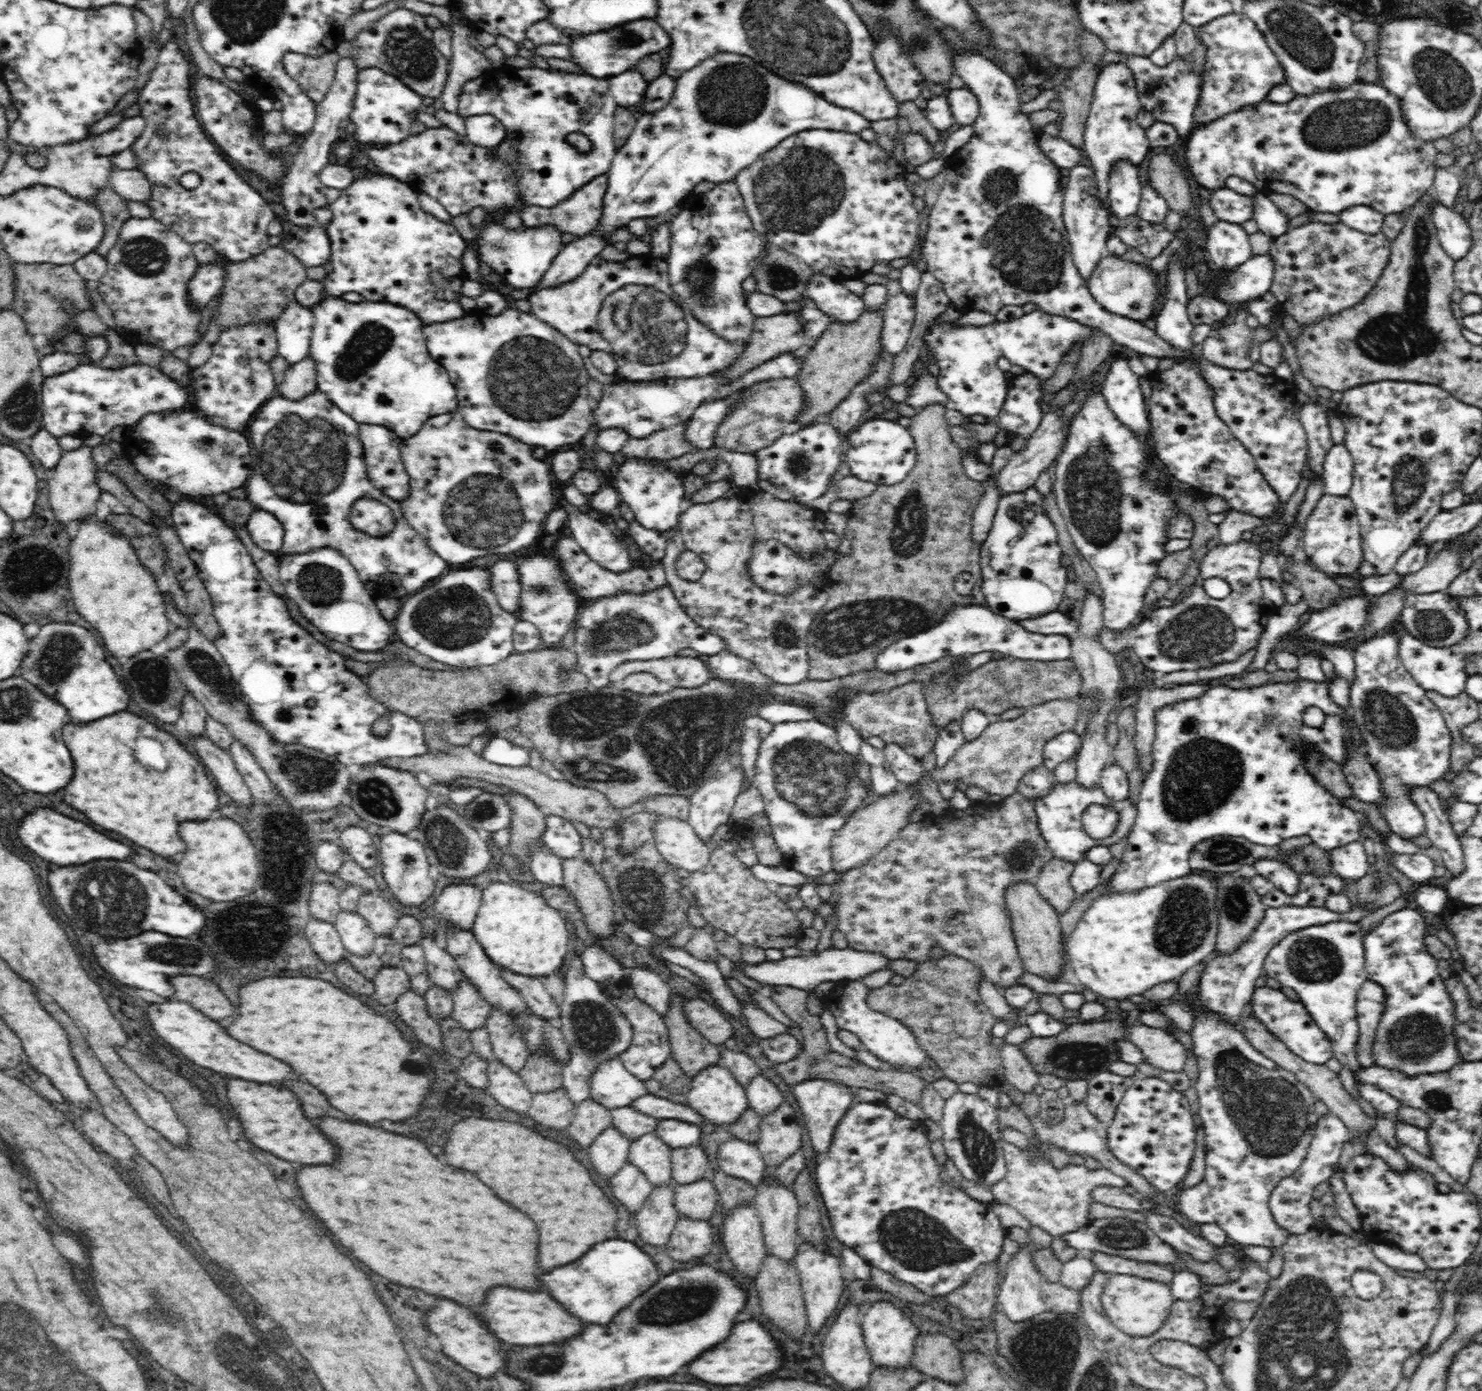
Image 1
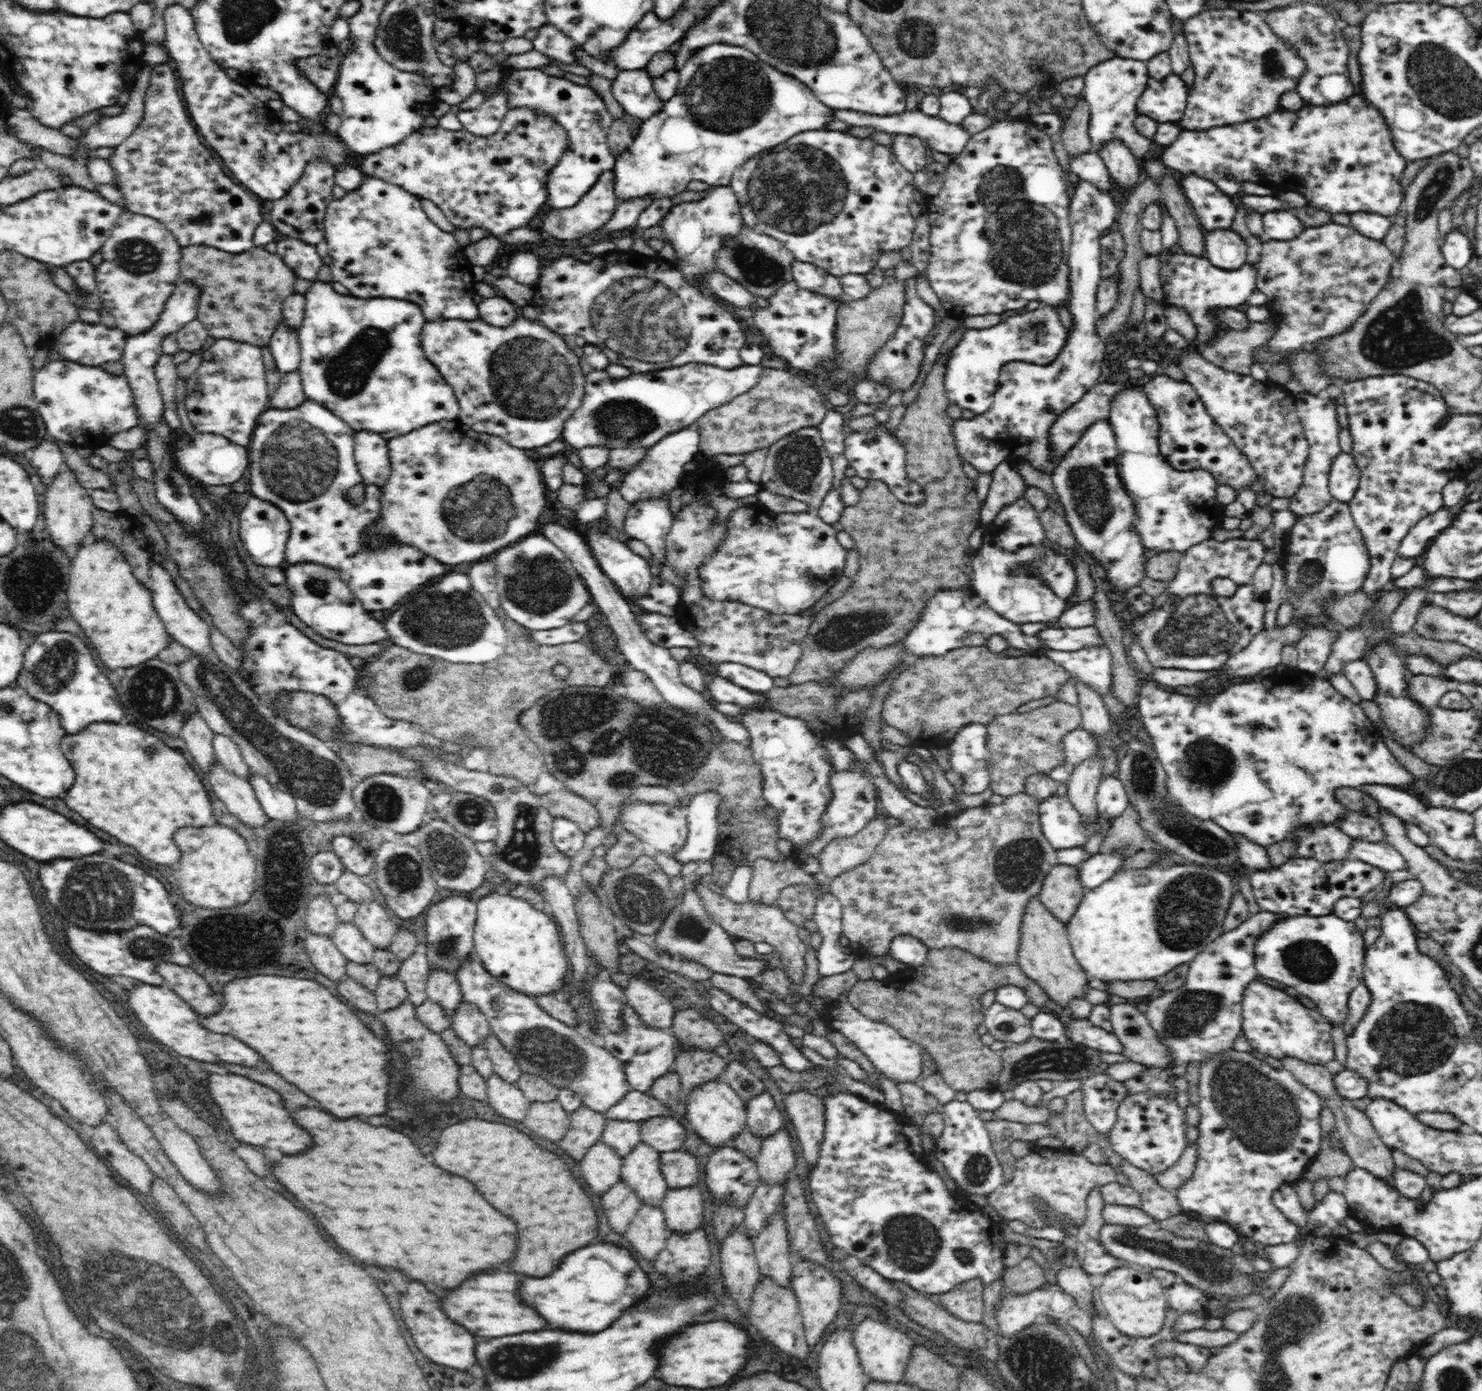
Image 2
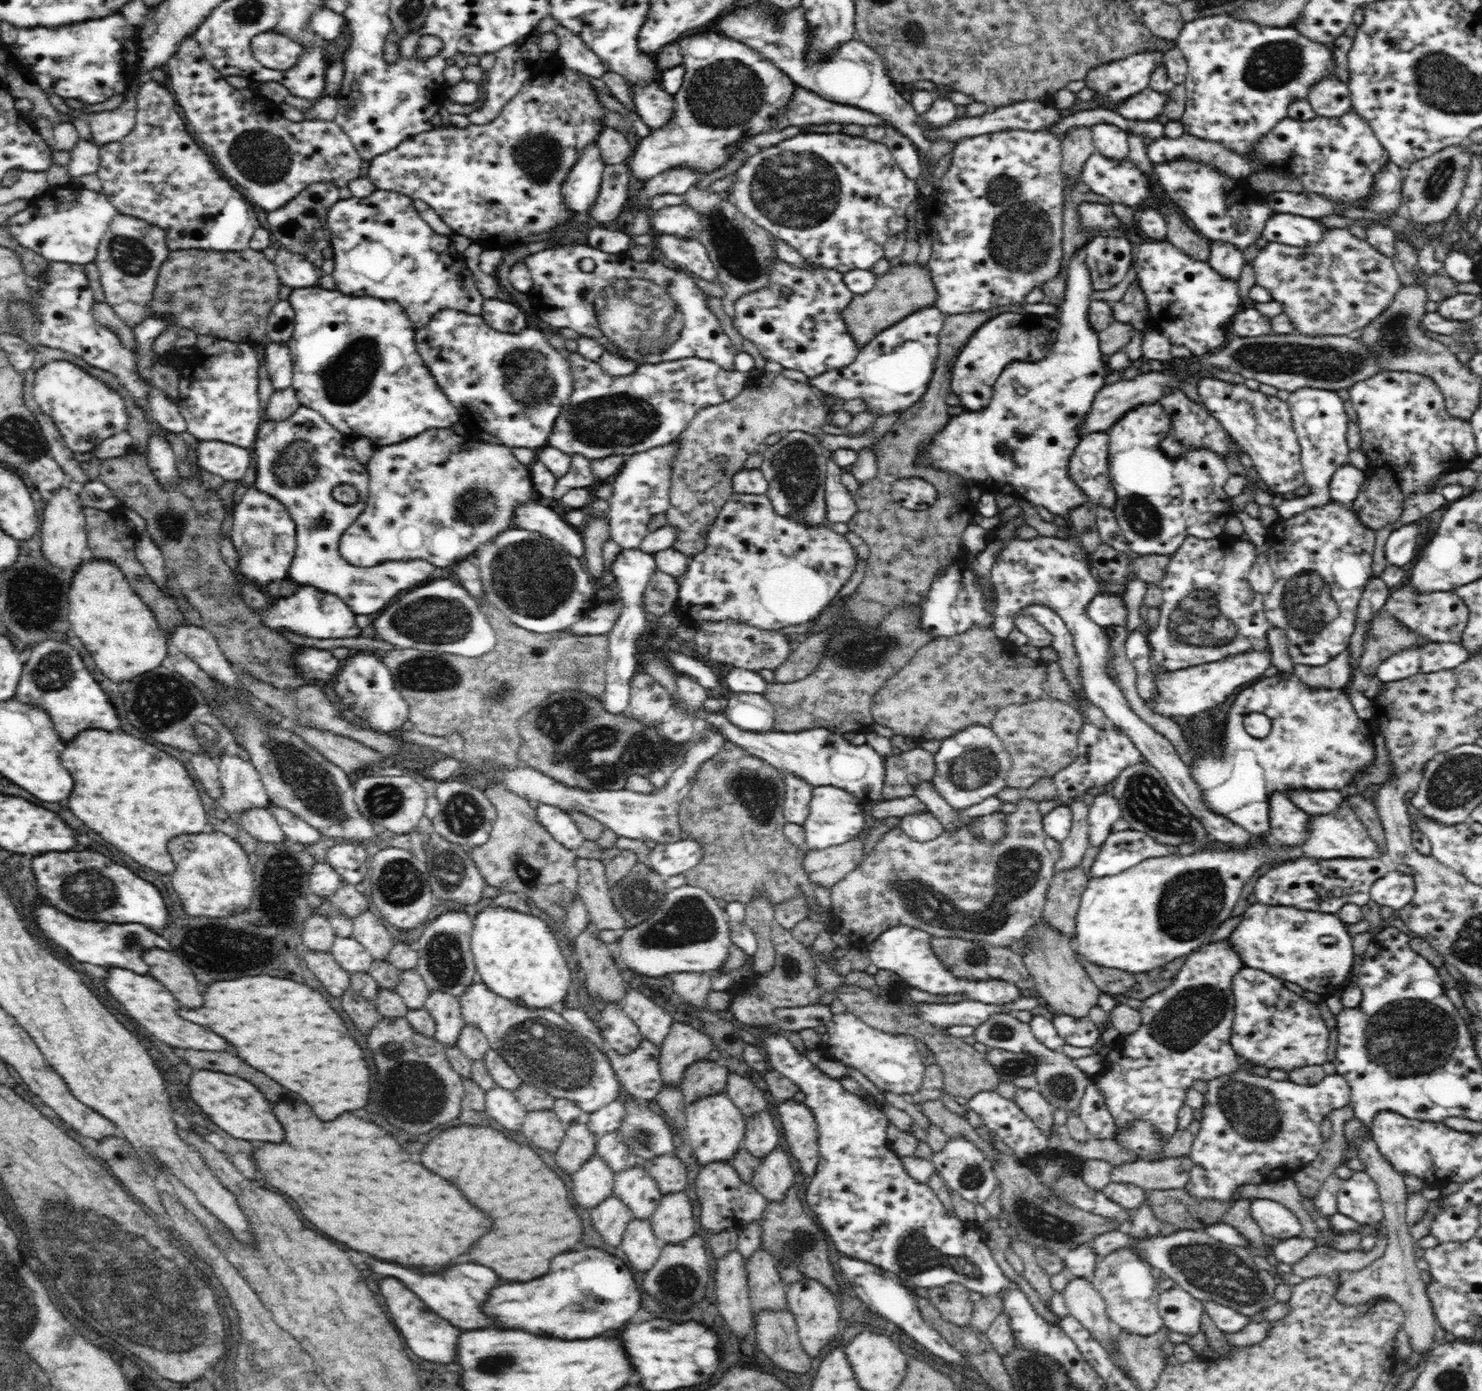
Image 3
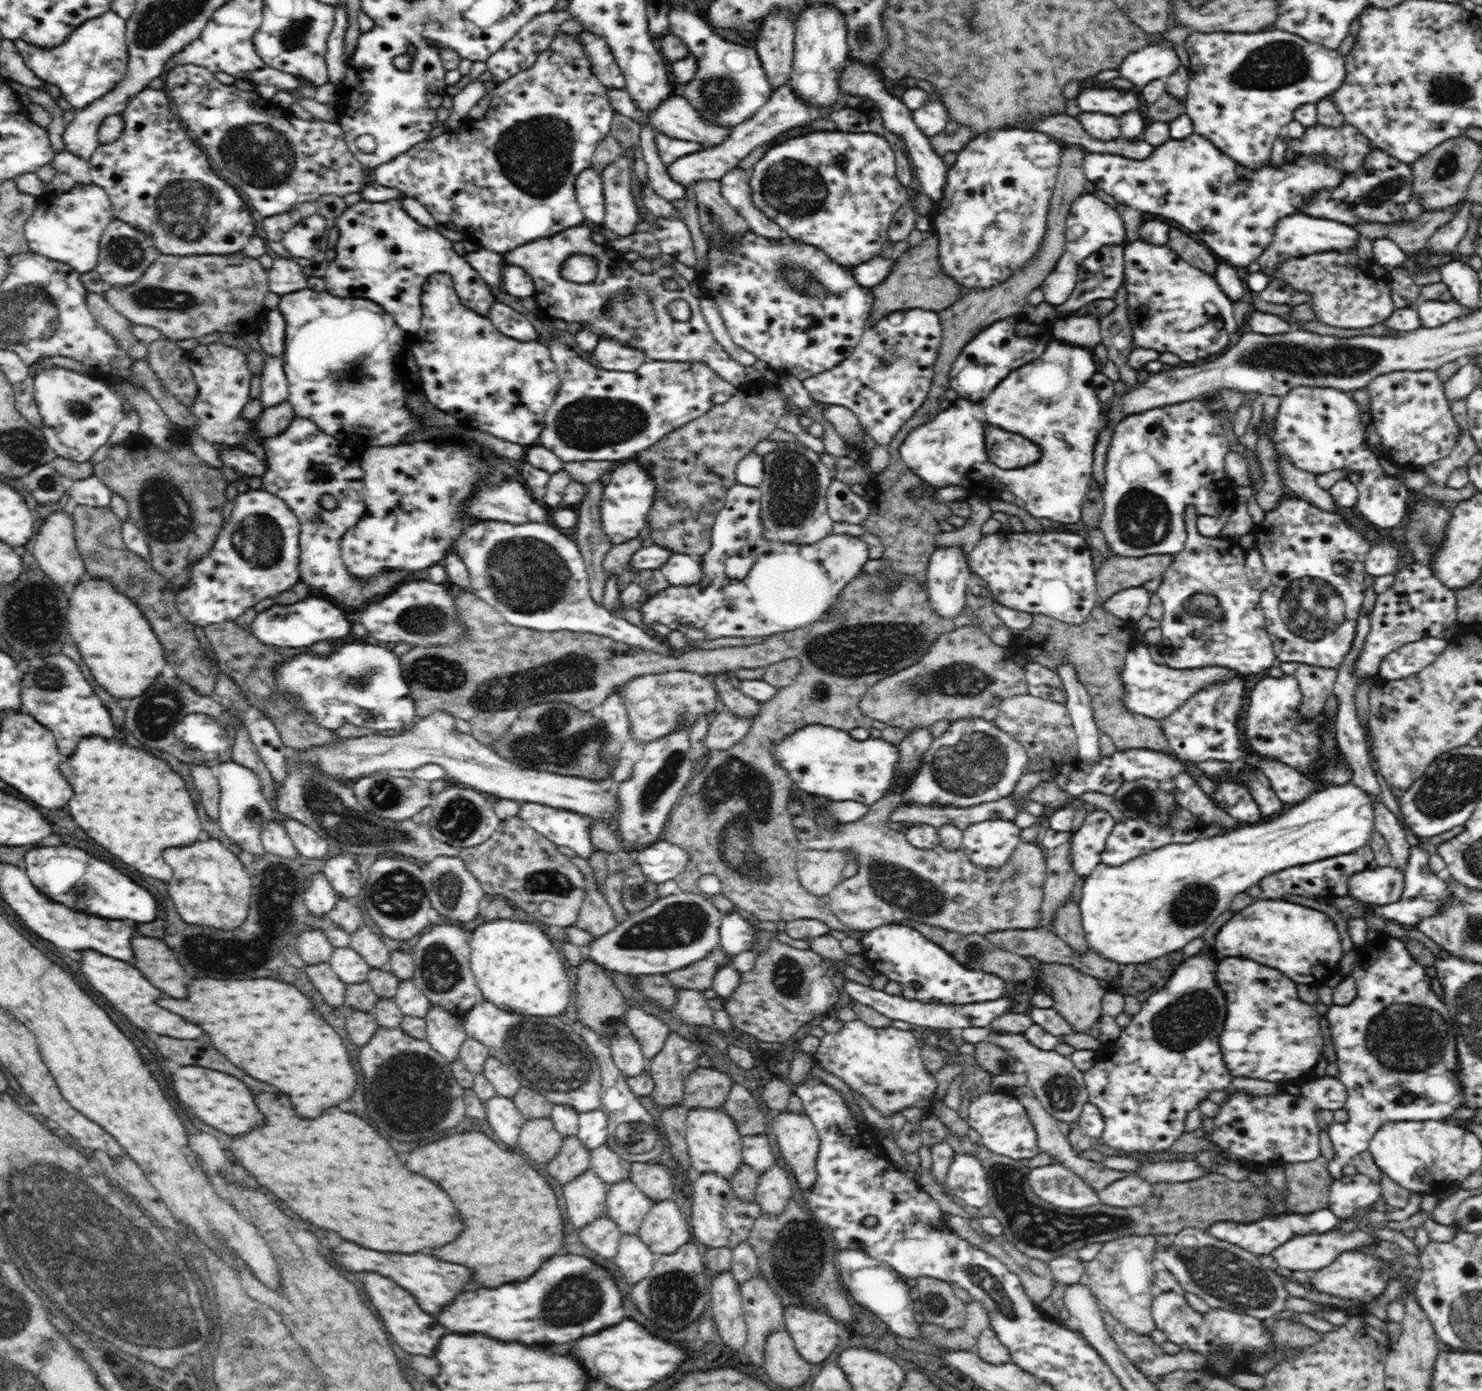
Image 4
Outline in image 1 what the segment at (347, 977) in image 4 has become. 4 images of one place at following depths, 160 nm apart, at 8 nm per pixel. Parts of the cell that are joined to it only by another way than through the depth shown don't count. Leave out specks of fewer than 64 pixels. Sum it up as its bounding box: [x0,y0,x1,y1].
[334,910,376,956]

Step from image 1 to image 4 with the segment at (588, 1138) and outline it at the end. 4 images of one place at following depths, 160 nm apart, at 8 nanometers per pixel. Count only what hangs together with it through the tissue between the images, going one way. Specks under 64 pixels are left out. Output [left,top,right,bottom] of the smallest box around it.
[544,1134,591,1186]

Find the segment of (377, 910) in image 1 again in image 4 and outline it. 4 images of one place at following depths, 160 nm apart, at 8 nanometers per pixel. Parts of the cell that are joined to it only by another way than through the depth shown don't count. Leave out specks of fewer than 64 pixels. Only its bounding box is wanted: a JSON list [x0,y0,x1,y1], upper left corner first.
[349,926,391,968]

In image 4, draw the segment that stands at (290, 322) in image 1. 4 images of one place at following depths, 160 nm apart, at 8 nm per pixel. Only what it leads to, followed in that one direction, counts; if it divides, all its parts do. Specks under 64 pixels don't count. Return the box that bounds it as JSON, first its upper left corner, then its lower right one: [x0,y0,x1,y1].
[261,356,289,409]

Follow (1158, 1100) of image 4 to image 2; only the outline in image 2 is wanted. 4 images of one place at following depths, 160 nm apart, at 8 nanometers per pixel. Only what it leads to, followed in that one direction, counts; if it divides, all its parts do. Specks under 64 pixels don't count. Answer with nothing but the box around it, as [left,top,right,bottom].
[1123,911,1288,1099]

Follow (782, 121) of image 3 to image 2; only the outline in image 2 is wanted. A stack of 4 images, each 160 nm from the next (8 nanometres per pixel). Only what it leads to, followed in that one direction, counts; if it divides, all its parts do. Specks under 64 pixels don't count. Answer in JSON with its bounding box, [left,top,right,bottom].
[833,109,971,155]

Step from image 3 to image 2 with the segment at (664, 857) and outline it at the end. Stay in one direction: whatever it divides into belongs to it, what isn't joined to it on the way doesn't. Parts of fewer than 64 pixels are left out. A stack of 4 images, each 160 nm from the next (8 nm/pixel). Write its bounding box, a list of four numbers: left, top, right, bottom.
[674,789,722,864]

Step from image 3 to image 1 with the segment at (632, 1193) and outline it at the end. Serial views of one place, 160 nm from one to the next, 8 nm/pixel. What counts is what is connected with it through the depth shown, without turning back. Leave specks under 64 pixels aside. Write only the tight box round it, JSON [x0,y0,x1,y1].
[627,1132,673,1187]

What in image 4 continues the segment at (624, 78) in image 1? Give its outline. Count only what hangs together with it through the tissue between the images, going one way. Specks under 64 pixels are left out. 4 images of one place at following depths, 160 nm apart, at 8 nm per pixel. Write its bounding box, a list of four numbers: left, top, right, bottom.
[648,91,732,148]

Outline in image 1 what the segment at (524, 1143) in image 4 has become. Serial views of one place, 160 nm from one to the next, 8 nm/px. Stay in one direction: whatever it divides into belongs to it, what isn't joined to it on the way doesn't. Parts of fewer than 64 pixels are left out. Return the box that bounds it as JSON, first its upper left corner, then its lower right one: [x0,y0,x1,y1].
[528,1087,576,1130]

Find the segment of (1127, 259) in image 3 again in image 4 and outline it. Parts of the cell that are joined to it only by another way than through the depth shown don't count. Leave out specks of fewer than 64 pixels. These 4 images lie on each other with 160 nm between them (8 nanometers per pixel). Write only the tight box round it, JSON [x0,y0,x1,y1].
[1054,244,1124,318]

